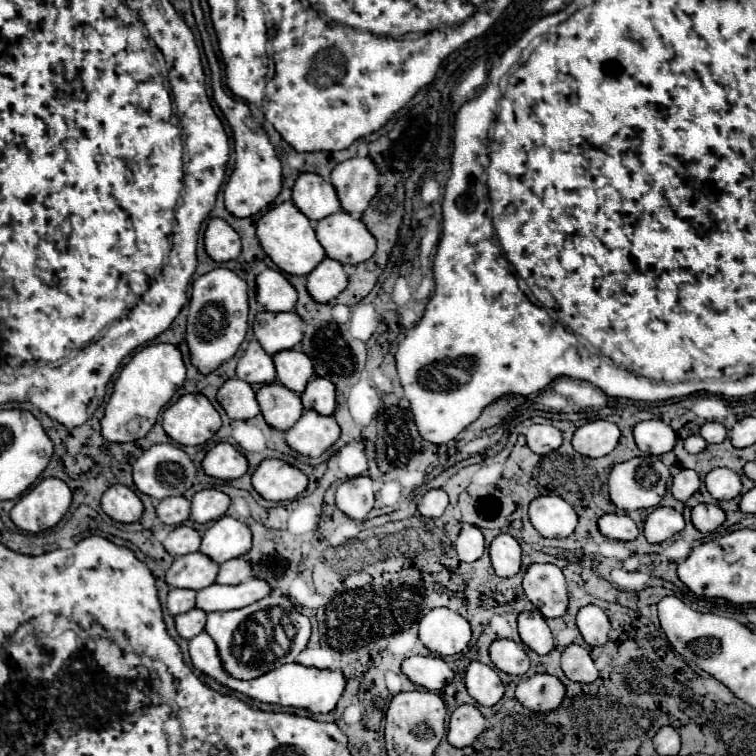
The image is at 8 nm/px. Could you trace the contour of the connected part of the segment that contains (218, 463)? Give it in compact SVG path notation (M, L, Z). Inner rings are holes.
M219 442L203 458L203 470L209 476L221 478L221 480L239 478L247 472L247 468L249 468L247 458L235 446L227 444L227 442Z

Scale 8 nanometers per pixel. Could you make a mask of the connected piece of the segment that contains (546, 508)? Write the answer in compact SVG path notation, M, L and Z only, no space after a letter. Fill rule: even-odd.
M539 496L529 506L533 528L545 538L567 538L577 526L577 514L559 496Z

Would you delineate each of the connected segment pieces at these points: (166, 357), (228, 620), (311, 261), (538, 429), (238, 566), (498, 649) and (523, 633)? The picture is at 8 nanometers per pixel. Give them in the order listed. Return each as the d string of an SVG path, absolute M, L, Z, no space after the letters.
M149 344L133 354L115 380L113 394L105 406L105 416L101 420L103 438L109 442L133 442L143 438L153 428L163 406L183 386L185 372L181 350L173 344Z
M279 590L245 608L207 614L207 634L215 640L225 670L241 680L257 678L283 664L295 662L311 636L311 622Z
M283 202L269 208L257 222L257 236L265 254L279 266L279 270L287 274L307 276L325 258L325 248L317 242L313 222L305 218L305 214L301 214L293 202Z
M533 424L529 426L525 438L527 438L527 446L535 454L549 454L561 446L561 432L555 426Z
M241 556L241 558L231 558L229 562L223 562L219 566L219 576L215 582L219 582L219 584L241 584L251 576L253 576L253 568L249 566L247 556Z
M495 640L489 648L493 664L505 672L523 676L529 670L529 656L521 644L515 644L513 640Z
M539 610L519 614L519 636L537 654L549 654L555 646L547 620Z

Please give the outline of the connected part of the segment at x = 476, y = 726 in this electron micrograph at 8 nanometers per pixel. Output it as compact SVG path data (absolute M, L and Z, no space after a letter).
M459 706L449 720L449 732L447 740L455 748L465 748L471 746L473 740L485 730L485 718L475 706Z

